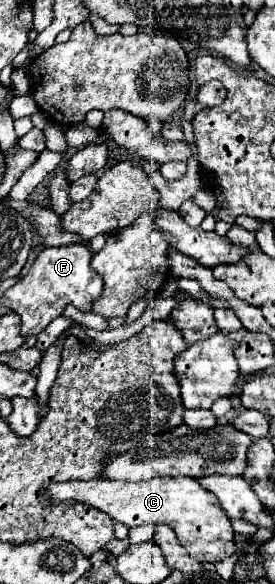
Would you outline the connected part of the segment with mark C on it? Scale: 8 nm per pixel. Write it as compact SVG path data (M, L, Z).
M98 477L90 481L52 483L48 491L52 499L58 501L72 499L72 501L92 505L128 527L146 525L146 523L170 525L178 535L178 541L200 563L204 561L216 563L236 553L232 521L228 519L228 515L224 515L224 509L216 501L216 495L212 495L212 491L204 489L192 477L154 477L150 481L140 481L140 483L112 481L112 479Z

